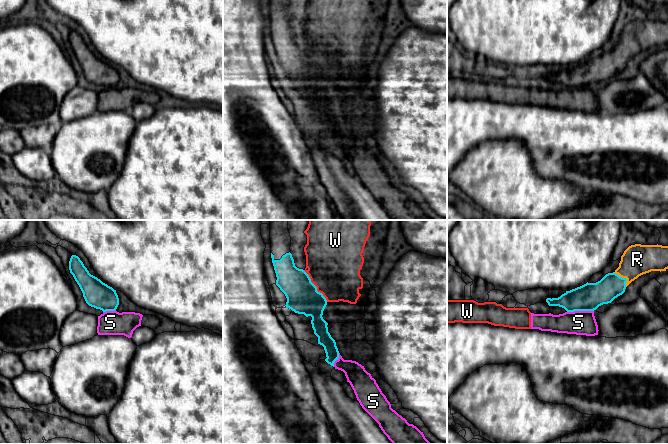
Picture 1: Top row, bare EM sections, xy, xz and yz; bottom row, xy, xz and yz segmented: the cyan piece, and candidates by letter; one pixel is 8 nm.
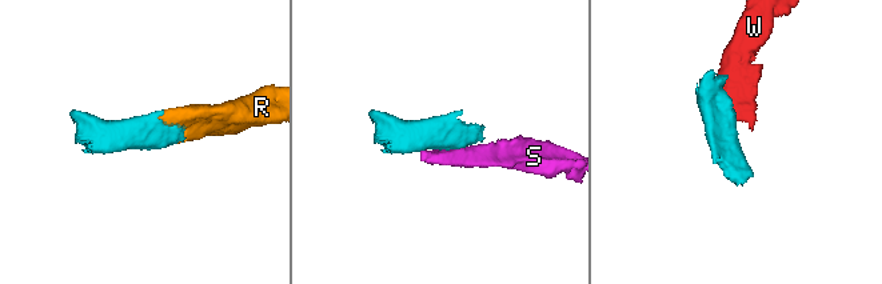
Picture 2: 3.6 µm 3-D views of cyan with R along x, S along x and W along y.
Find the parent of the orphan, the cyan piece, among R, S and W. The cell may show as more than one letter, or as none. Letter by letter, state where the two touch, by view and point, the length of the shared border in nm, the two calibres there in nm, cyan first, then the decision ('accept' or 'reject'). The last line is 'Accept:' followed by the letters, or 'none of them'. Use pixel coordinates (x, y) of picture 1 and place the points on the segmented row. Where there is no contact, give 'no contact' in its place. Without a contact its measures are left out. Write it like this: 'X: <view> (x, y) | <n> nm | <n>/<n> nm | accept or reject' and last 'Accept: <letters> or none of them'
R: yz (623, 278) | 160 nm | 200/240 nm | accept
S: yz (580, 310) | 220 nm | 220/190 nm | reject
W: xz (315, 286) | 320 nm | 260/440 nm | reject
Accept: R

